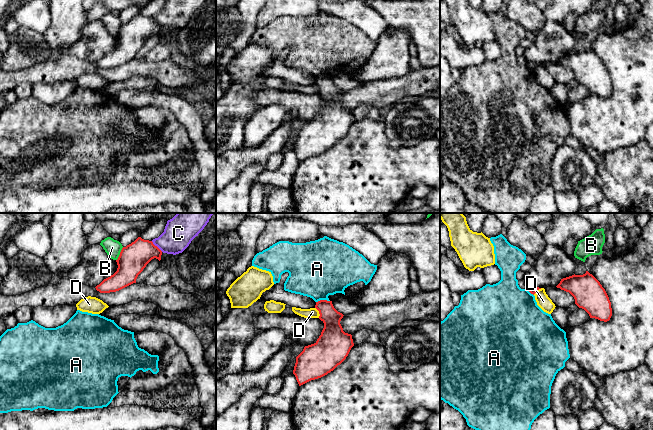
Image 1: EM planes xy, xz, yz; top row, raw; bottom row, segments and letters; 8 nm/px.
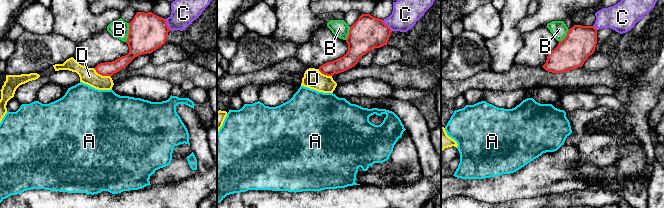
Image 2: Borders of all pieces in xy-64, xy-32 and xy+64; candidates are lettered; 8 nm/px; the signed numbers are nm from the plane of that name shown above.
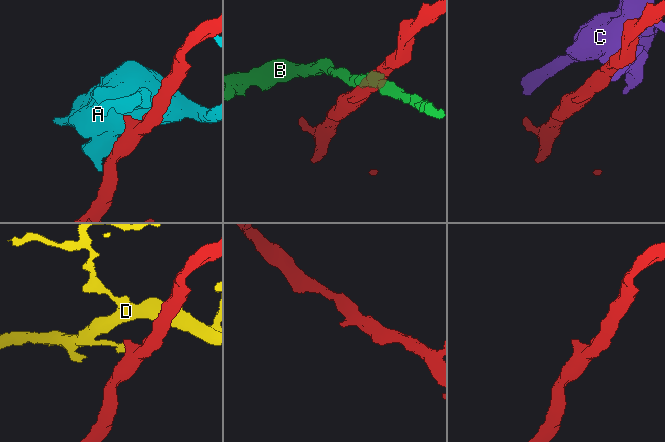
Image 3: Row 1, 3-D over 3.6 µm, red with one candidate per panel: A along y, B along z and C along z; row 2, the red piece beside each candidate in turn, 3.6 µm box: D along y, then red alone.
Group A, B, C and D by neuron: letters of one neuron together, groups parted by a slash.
A / B / C / D

